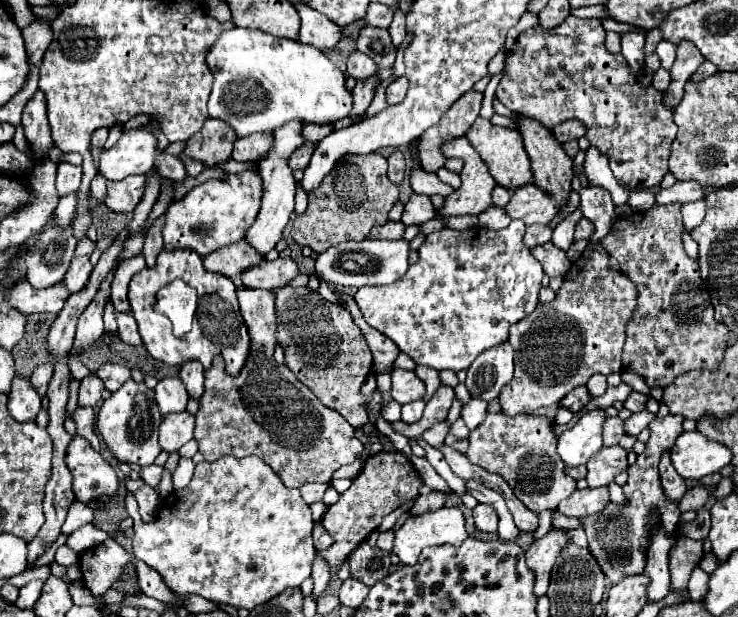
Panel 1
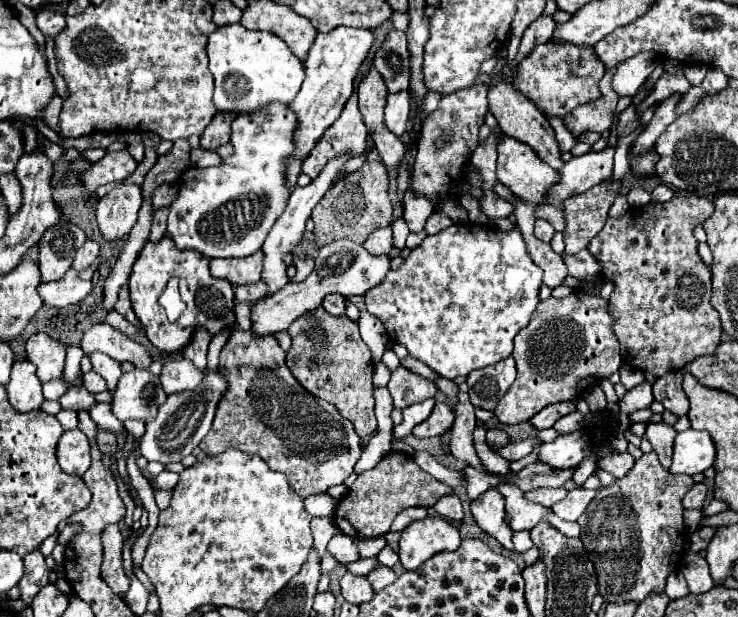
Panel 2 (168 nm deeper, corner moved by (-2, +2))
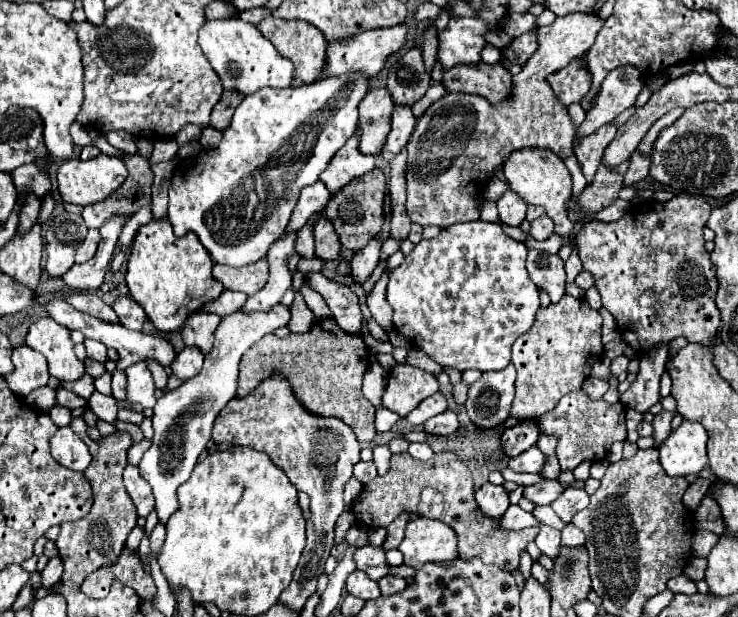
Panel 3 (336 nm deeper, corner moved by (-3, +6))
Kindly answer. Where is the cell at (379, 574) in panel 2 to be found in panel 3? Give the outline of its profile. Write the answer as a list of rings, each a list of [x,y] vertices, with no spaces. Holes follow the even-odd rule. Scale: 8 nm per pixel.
[[[395,575],[381,577],[377,583],[379,583],[379,589],[381,589],[381,593],[383,593],[383,595],[399,593],[399,591],[401,591],[401,589],[407,585],[407,581],[405,581],[405,579],[401,579],[401,577],[395,577]]]

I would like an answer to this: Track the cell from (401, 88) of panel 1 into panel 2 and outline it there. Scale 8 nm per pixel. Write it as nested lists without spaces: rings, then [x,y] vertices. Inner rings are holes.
[[[390,93],[386,99],[386,113],[384,113],[384,123],[386,127],[402,137],[406,131],[406,119],[410,113],[410,99],[408,93]]]

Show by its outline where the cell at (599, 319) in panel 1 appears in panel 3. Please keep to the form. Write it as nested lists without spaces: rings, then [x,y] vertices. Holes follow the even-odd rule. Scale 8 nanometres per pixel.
[[[563,295],[561,301],[537,311],[533,327],[513,343],[511,363],[517,367],[517,393],[511,403],[511,417],[519,421],[539,417],[539,413],[551,411],[563,395],[581,389],[589,377],[585,365],[595,363],[603,355],[601,323],[601,315],[585,299],[573,295]]]

